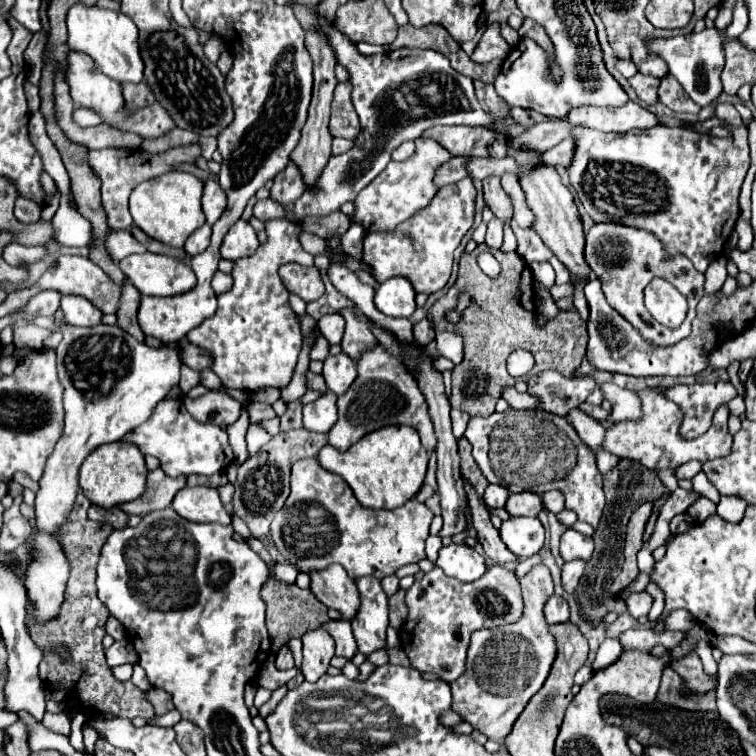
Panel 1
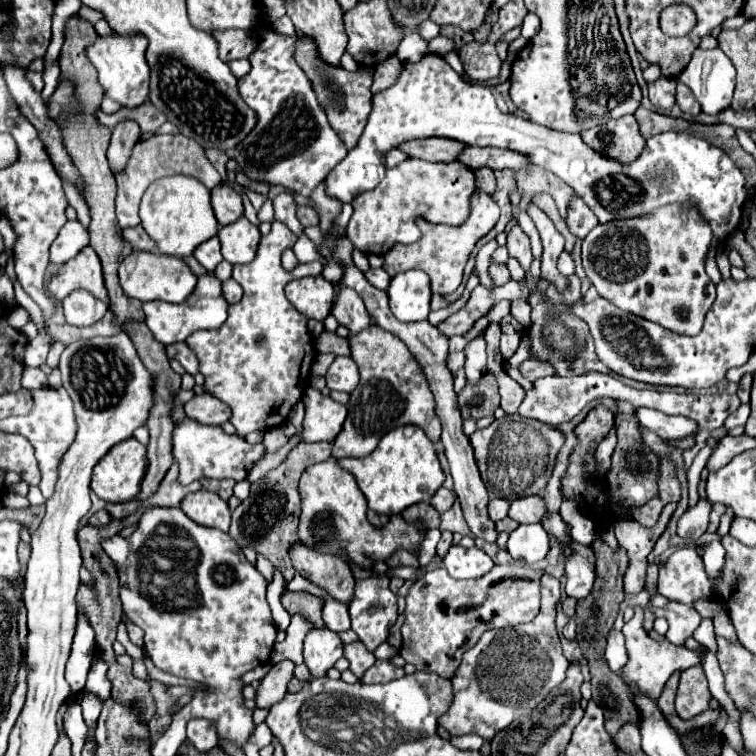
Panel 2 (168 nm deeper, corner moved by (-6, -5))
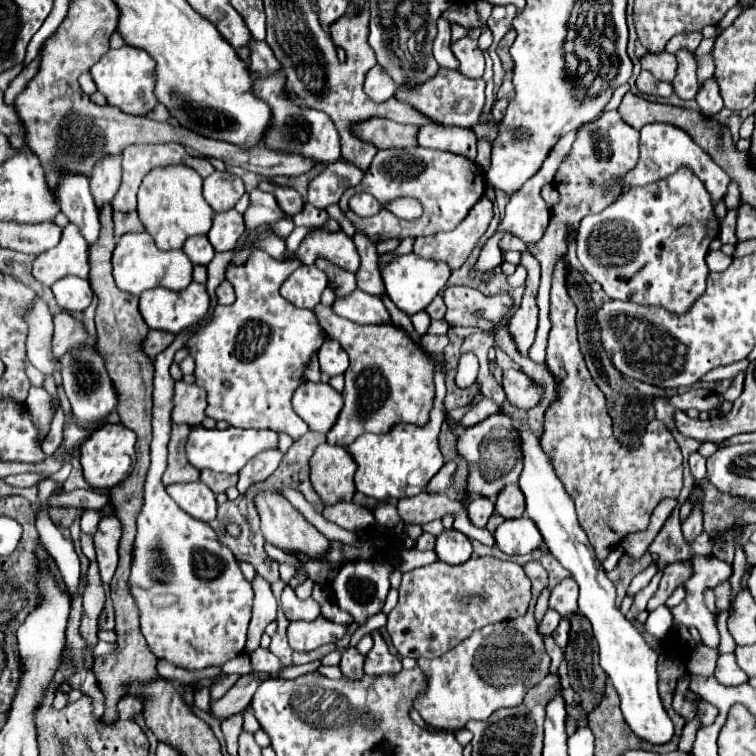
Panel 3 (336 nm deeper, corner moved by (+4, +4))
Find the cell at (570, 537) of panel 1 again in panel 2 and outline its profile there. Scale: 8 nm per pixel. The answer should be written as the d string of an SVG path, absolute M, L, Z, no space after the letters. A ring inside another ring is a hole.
M575 543L575 557L567 561L567 597L573 597L575 601L583 601L589 597L595 581L595 563L591 561L595 561L593 549Z

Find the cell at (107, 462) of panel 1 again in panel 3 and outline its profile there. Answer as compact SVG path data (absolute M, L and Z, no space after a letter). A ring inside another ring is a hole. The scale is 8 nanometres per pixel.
M105 424L101 430L93 434L83 446L81 446L81 466L83 466L83 476L89 482L91 488L107 488L111 490L113 486L121 484L131 472L133 464L133 454L135 454L135 434L125 428L123 424Z

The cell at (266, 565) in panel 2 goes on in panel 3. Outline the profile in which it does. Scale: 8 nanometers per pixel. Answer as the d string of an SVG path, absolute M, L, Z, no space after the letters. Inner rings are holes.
M255 574L253 590L255 590L255 604L253 604L253 618L249 624L247 648L245 648L249 654L259 648L259 642L267 624L271 624L277 616L277 600L271 592L271 584L263 576Z

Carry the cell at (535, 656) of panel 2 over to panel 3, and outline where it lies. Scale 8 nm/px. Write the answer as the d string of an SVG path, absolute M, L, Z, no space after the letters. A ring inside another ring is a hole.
M533 560L525 564L525 572L533 582L533 598L527 614L515 620L483 626L439 658L417 660L429 678L429 688L425 696L417 700L415 710L427 724L443 730L461 730L469 720L487 720L487 716L503 706L521 704L525 694L549 676L551 658L545 652L543 636L537 632L537 624L533 620L535 600L547 586L547 570Z

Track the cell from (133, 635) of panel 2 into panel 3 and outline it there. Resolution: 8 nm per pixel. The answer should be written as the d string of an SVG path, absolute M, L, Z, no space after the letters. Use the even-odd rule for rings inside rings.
M109 516L109 518L103 518L99 522L99 530L93 536L99 574L101 574L103 584L109 584L113 574L115 574L115 568L119 562L117 546L119 546L121 532L123 532L123 528L121 528L121 522L117 520L117 516Z

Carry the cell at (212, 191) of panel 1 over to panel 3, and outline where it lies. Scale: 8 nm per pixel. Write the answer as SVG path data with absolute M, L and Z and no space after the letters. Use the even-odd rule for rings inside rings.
M213 172L203 180L203 196L213 212L231 210L243 196L243 182L239 176L229 172Z

